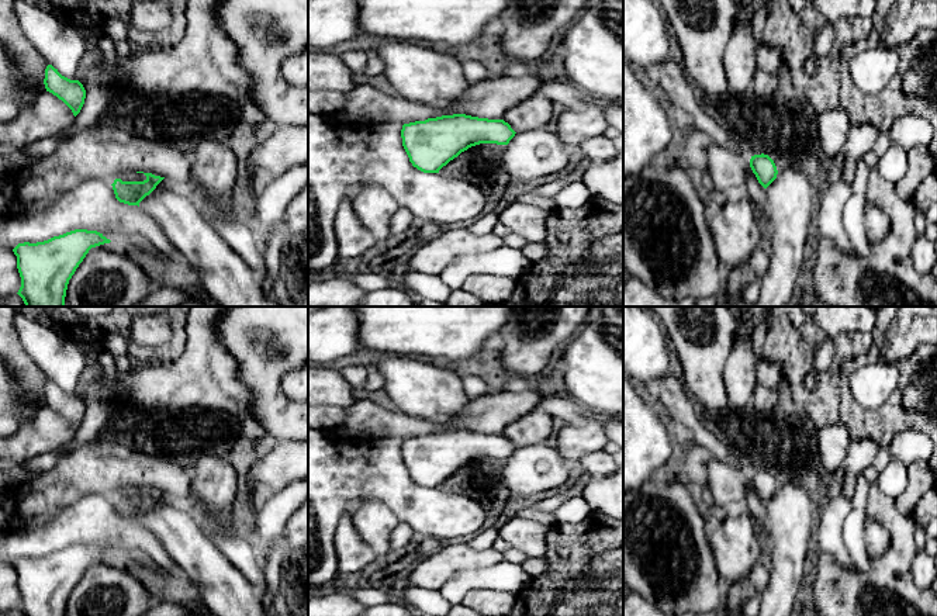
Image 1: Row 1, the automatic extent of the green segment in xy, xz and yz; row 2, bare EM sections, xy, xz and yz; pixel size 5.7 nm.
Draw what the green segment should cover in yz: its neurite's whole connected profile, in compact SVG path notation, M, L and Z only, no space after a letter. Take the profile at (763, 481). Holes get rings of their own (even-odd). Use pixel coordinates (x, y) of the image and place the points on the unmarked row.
M761 468L751 471L750 482L764 503L767 503L777 494L777 481L768 470Z

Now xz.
M466 429L415 436L404 439L401 444L402 461L409 477L423 488L439 488L450 475L476 460L508 460L515 449L504 435Z

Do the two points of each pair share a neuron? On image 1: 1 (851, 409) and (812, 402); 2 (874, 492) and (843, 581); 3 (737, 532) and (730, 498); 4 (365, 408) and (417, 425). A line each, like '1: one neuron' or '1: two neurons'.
1: two neurons
2: one neuron
3: two neurons
4: one neuron

